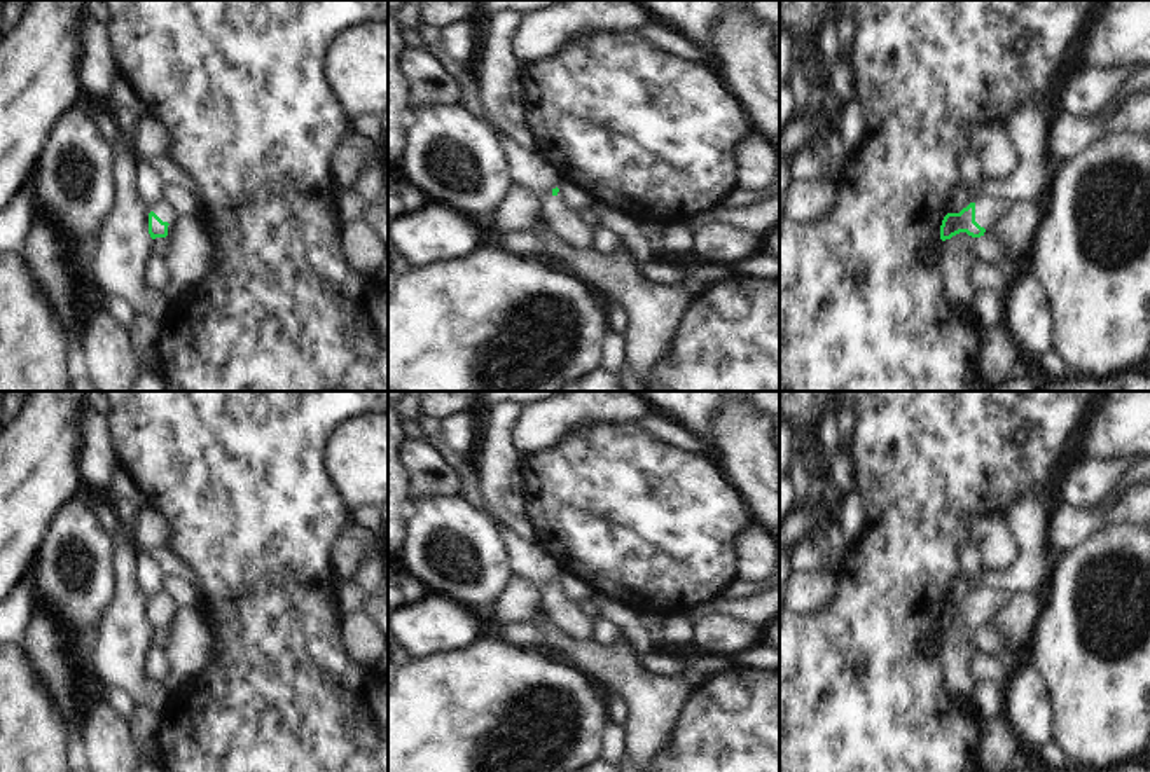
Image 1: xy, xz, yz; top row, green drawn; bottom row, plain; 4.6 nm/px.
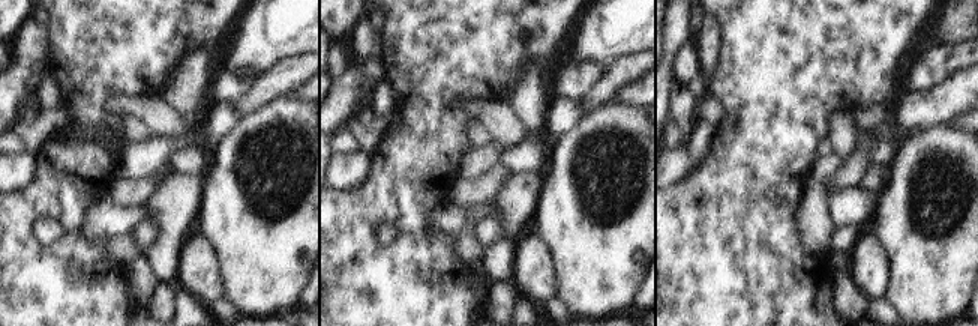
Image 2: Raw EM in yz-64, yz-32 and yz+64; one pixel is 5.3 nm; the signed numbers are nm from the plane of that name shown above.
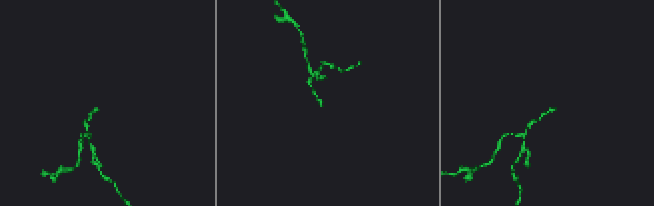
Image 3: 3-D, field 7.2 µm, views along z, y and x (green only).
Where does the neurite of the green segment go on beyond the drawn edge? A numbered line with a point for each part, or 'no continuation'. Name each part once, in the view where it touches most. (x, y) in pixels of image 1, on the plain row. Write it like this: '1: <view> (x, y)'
1: yz (988, 603)

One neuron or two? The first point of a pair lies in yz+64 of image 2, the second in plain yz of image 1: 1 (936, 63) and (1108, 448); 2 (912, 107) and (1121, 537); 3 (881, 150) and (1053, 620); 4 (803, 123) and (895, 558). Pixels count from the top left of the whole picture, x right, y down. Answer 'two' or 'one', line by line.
1: two
2: two
3: two
4: one

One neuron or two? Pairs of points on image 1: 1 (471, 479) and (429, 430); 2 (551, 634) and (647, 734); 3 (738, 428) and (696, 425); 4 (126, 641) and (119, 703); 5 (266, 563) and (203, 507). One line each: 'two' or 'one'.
1: one
2: one
3: two
4: two
5: one

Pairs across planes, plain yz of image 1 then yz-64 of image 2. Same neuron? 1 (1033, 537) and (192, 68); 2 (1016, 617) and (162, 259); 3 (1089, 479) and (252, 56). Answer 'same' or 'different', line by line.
1: same
2: same
3: different

